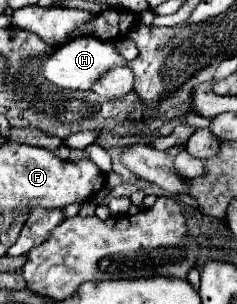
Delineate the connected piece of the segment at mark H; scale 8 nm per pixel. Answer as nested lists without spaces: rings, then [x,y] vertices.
[[[80,36],[78,40],[72,40],[66,46],[60,46],[56,52],[42,56],[42,76],[60,86],[60,88],[80,88],[90,90],[90,86],[112,66],[124,66],[126,60],[118,54],[116,46],[112,42],[98,40],[94,36]]]

